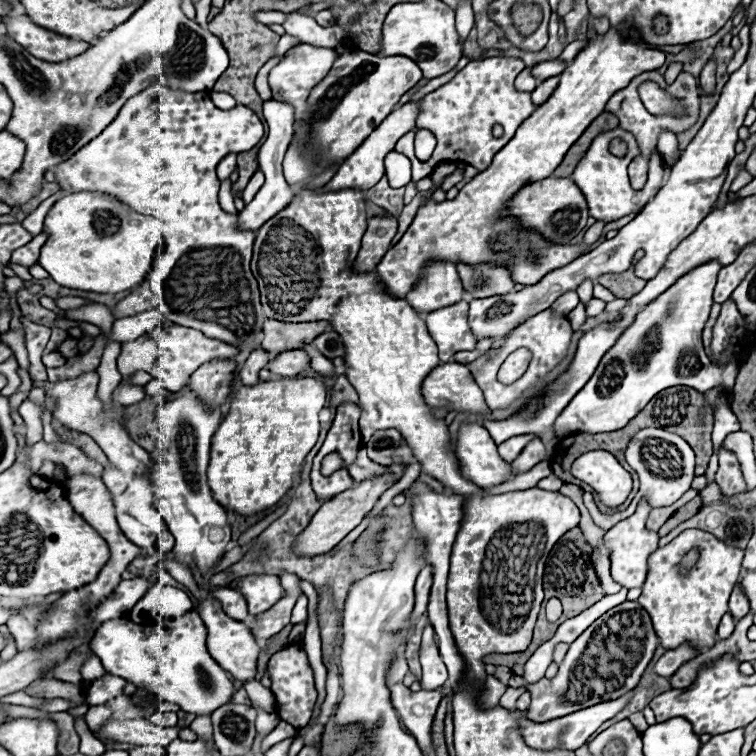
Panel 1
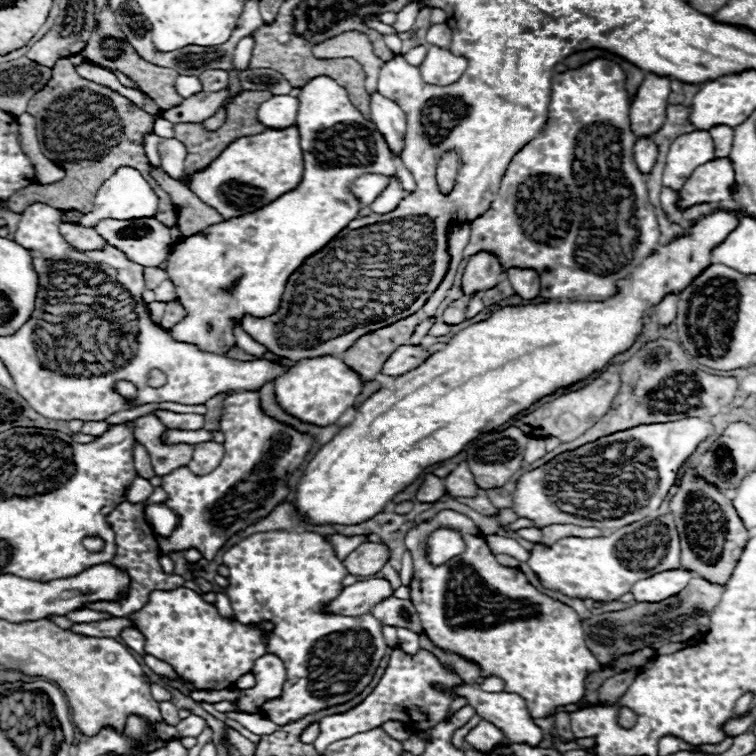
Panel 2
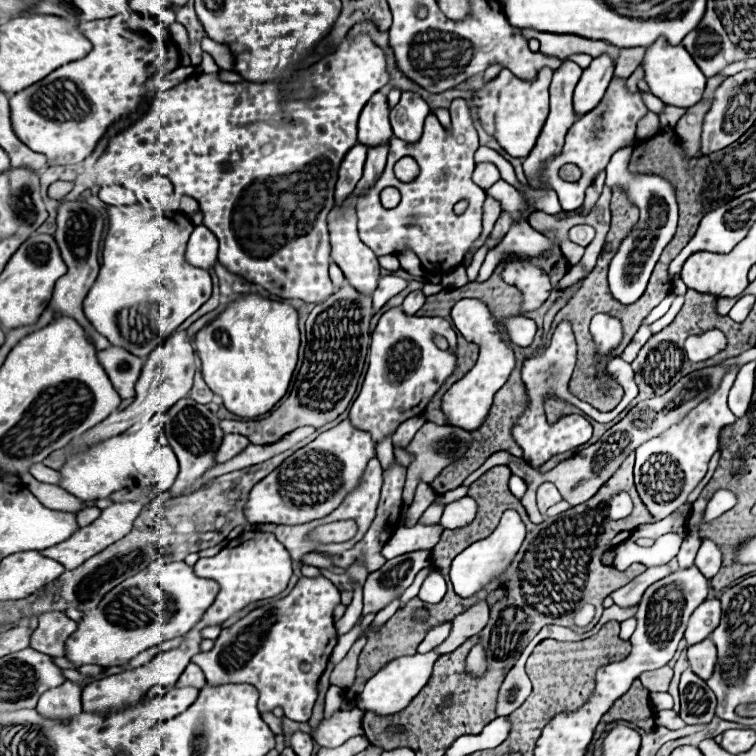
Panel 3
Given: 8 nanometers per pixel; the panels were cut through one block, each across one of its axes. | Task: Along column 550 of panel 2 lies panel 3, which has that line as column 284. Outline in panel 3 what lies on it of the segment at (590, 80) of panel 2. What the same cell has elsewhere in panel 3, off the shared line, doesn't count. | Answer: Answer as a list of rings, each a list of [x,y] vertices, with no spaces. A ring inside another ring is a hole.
[[[366,34],[344,38],[334,54],[290,76],[286,96],[280,82],[226,84],[216,74],[192,76],[178,88],[158,92],[150,112],[110,140],[94,166],[96,182],[110,186],[136,182],[152,174],[168,176],[178,198],[186,194],[198,200],[204,212],[202,224],[220,240],[218,260],[230,272],[264,286],[270,294],[320,304],[334,292],[328,278],[330,242],[326,216],[334,206],[338,166],[348,148],[358,142],[356,124],[364,104],[388,82],[386,54]],[[226,162],[232,164],[230,170],[222,168]]]

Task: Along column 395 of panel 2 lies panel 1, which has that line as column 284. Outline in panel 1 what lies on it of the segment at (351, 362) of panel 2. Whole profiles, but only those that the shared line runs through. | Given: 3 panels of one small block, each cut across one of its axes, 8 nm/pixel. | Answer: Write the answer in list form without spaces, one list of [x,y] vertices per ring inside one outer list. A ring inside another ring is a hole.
[[[278,320],[264,322],[264,340],[262,350],[270,354],[270,358],[278,356],[286,350],[296,350],[306,344],[312,344],[316,336],[330,330],[328,322],[306,322],[306,324],[286,324]]]

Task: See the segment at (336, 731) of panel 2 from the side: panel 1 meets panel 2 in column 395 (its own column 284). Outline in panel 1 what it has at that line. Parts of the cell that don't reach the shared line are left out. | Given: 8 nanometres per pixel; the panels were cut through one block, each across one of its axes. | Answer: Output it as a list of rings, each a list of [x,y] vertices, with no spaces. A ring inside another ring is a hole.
[[[300,644],[276,652],[268,662],[268,676],[272,680],[272,692],[276,696],[276,710],[280,720],[292,724],[294,728],[304,728],[312,716],[318,694],[314,688],[314,676],[308,666],[306,652],[300,650]]]

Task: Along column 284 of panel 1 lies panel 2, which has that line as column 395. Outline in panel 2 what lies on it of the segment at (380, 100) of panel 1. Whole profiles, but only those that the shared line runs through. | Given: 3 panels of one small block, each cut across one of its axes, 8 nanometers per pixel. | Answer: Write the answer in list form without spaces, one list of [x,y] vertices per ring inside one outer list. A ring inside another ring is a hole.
[[[328,76],[312,78],[298,96],[300,108],[298,108],[298,130],[300,130],[300,146],[304,154],[304,176],[300,184],[282,194],[276,202],[238,216],[224,220],[220,224],[212,224],[210,228],[204,228],[204,232],[198,232],[194,236],[184,238],[168,256],[168,278],[176,284],[178,300],[186,306],[188,316],[172,326],[174,340],[184,340],[190,344],[196,344],[200,350],[210,350],[214,354],[222,354],[230,346],[234,346],[234,334],[232,334],[232,318],[240,320],[244,312],[252,316],[270,316],[276,312],[280,294],[284,290],[284,284],[312,252],[318,252],[336,236],[340,230],[348,226],[350,220],[354,220],[362,208],[360,200],[352,194],[350,186],[352,182],[362,174],[384,174],[384,176],[396,176],[400,184],[412,192],[416,188],[412,174],[406,170],[400,158],[394,158],[386,138],[378,132],[376,124],[372,120],[366,120],[362,112],[350,104],[350,98],[342,86],[338,86]],[[234,278],[240,278],[240,284],[236,286],[234,294],[224,294],[220,288],[228,286]]]

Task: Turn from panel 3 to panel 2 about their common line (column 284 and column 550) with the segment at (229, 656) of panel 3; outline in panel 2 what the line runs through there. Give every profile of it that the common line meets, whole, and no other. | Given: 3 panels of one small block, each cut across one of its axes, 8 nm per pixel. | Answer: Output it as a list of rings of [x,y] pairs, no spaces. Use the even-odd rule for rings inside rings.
[[[442,510],[430,522],[422,522],[406,534],[406,548],[412,552],[412,558],[414,558],[410,600],[416,606],[416,610],[420,612],[420,620],[422,620],[426,636],[436,646],[440,646],[444,650],[454,650],[460,656],[478,662],[484,678],[500,676],[506,684],[504,690],[522,696],[534,719],[554,716],[556,714],[554,708],[576,704],[578,700],[584,698],[586,672],[602,670],[602,666],[598,664],[598,660],[592,656],[592,652],[584,644],[584,630],[582,630],[580,616],[576,614],[574,608],[570,608],[570,606],[542,594],[538,588],[534,588],[526,580],[526,574],[520,568],[510,568],[510,566],[498,564],[494,554],[488,550],[482,532],[474,526],[474,522],[470,518],[466,518],[464,514],[452,512],[452,510]],[[442,526],[456,528],[466,542],[466,550],[458,556],[458,560],[448,562],[446,572],[444,572],[444,564],[432,566],[424,558],[424,550],[422,550],[424,538]]]

